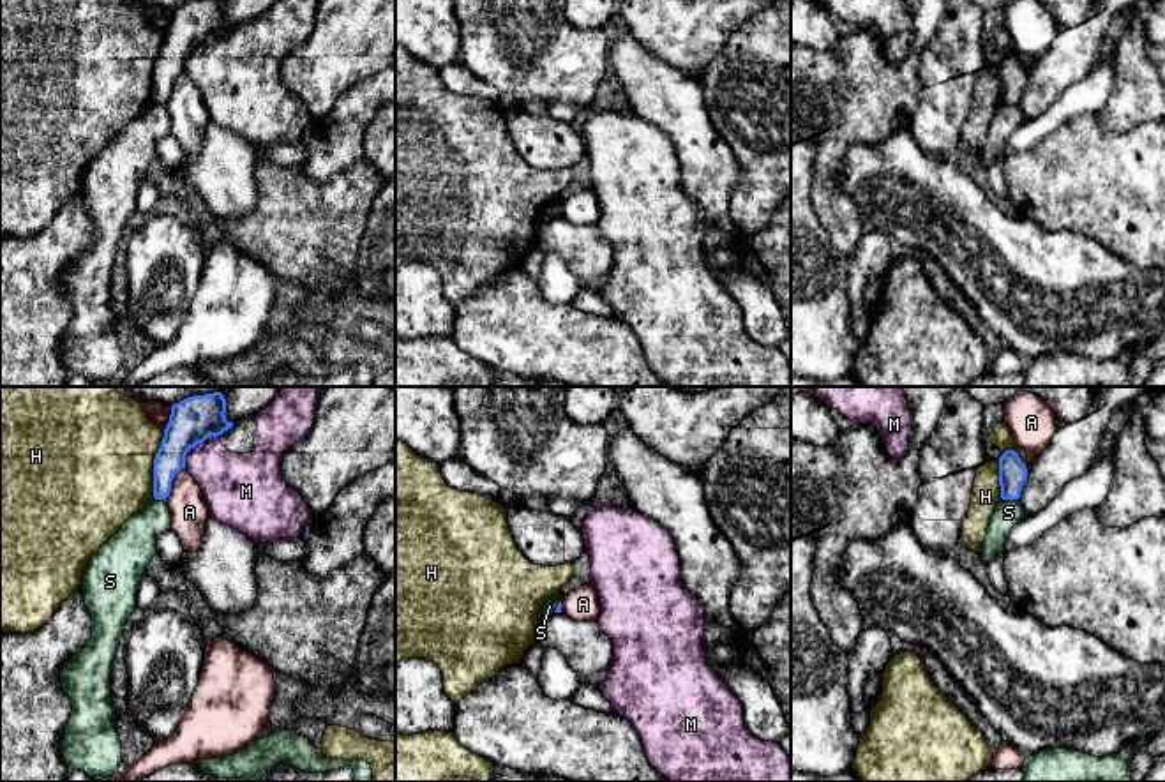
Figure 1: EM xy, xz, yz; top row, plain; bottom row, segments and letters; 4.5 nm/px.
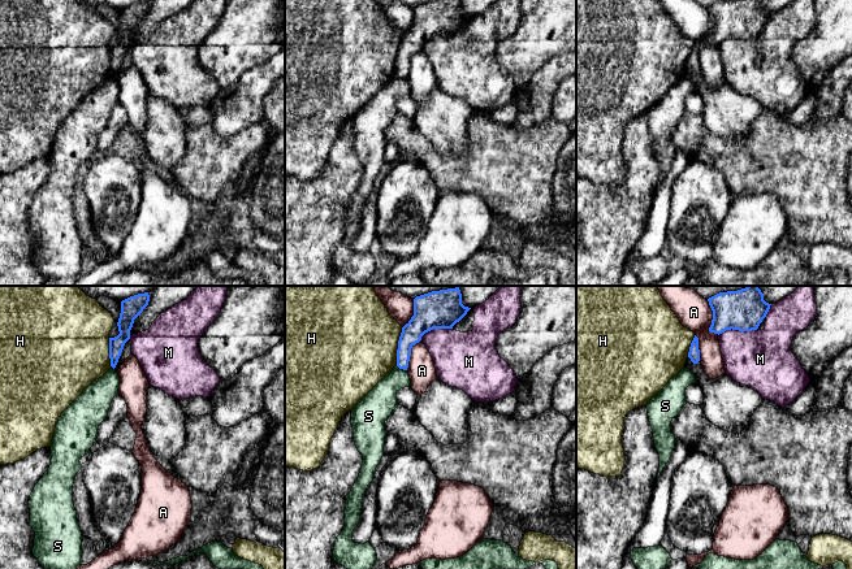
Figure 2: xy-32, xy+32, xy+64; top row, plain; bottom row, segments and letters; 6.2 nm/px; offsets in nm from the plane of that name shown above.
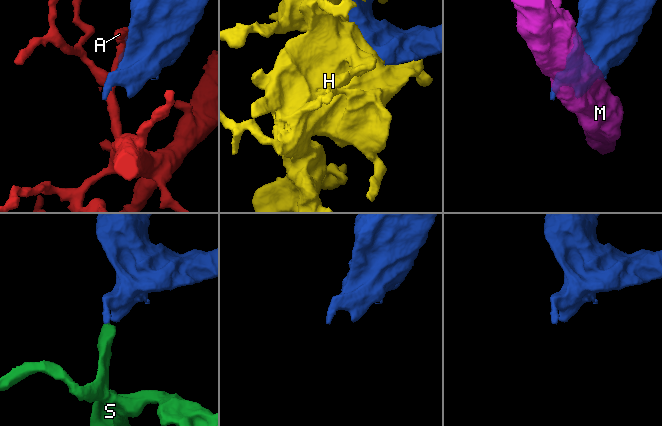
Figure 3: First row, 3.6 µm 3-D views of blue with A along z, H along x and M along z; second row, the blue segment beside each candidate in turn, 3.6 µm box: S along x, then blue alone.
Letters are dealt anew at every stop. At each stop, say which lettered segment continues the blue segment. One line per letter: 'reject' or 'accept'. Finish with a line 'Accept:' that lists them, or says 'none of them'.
A: reject
H: reject
M: reject
S: reject
Accept: none of them

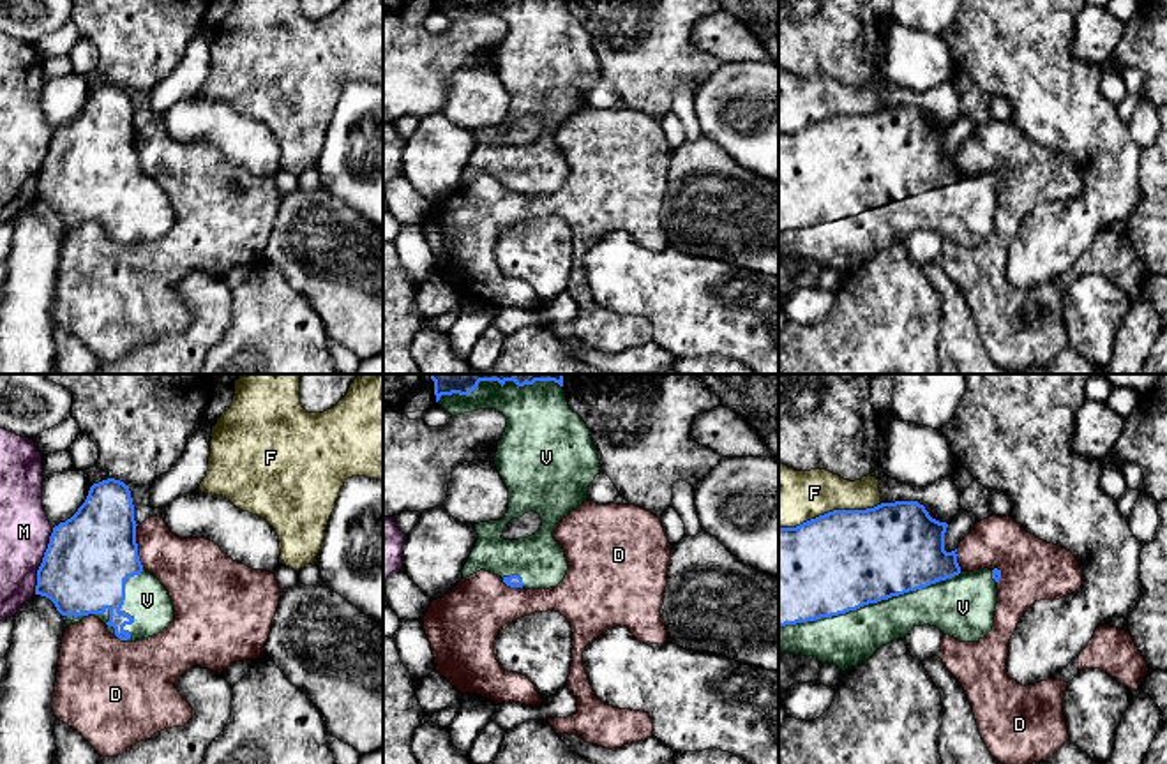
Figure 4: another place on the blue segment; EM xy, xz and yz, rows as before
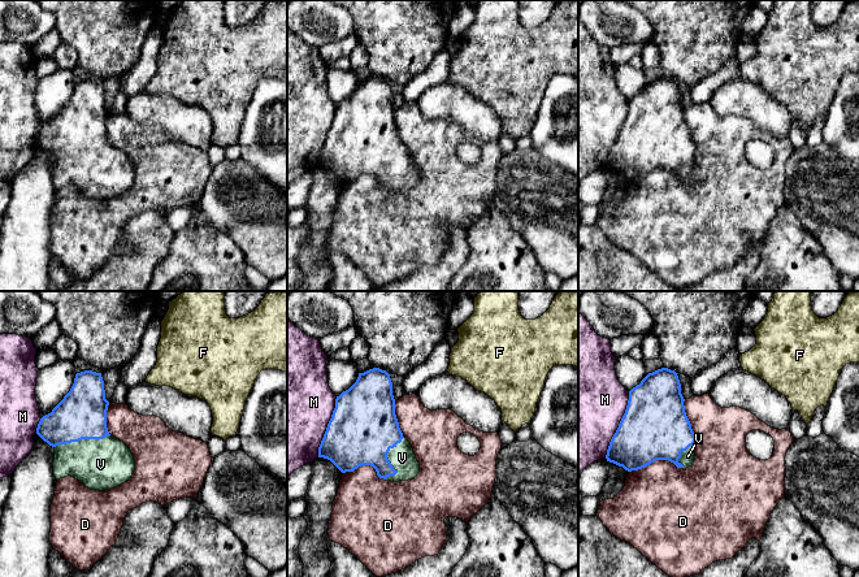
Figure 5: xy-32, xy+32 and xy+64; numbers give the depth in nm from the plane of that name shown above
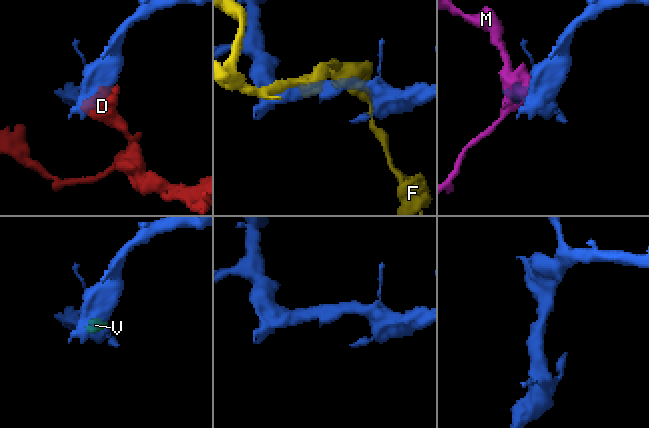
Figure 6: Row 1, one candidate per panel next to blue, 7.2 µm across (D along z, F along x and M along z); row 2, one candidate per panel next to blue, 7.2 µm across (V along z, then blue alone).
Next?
D: reject
F: reject
M: reject
V: accept
Accept: V

